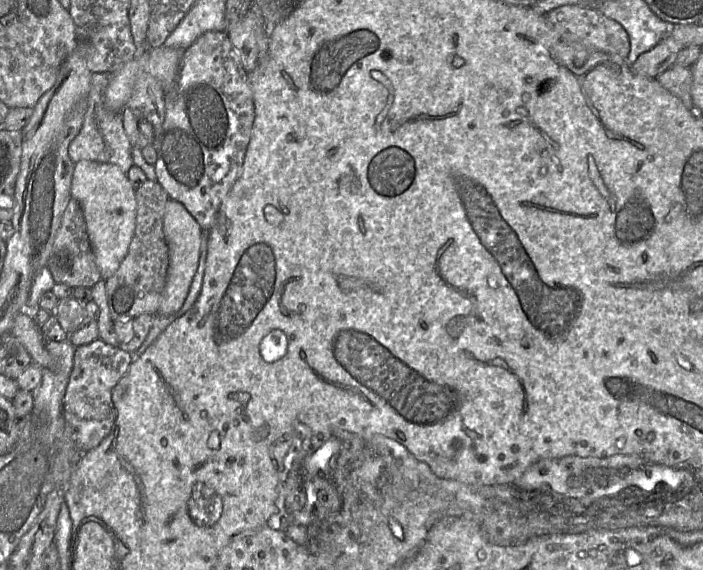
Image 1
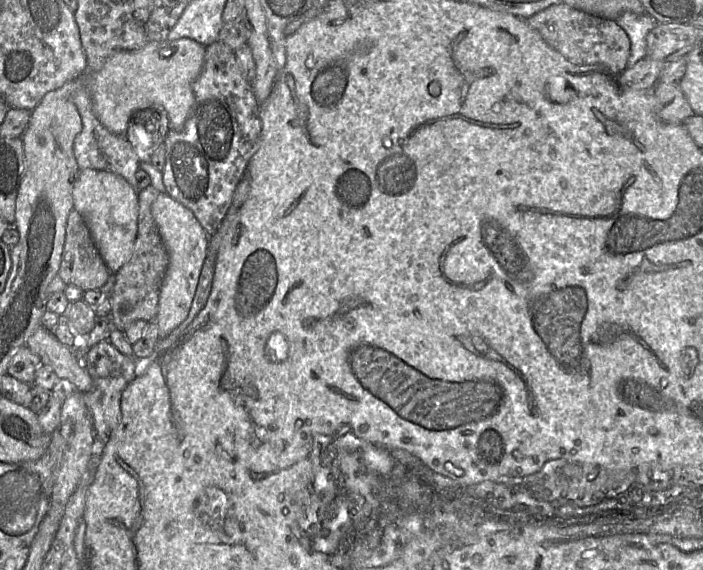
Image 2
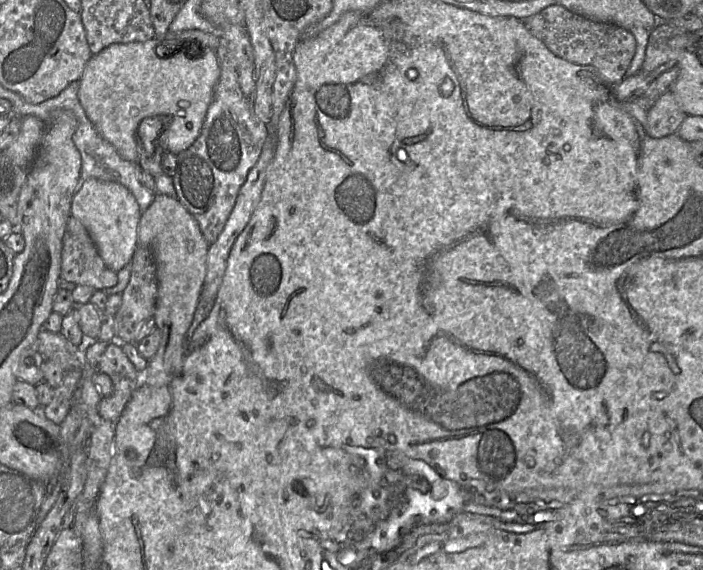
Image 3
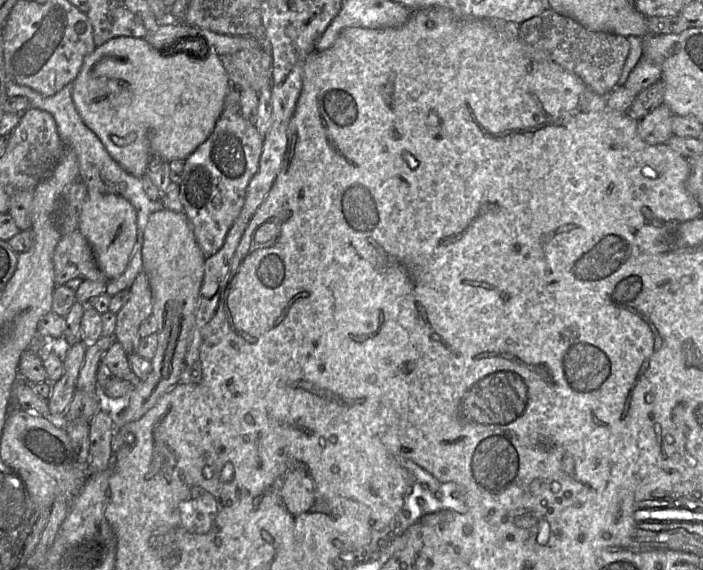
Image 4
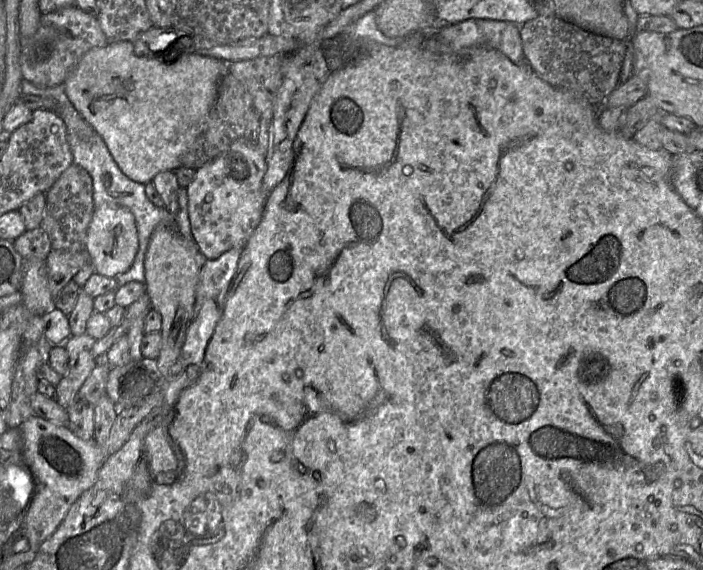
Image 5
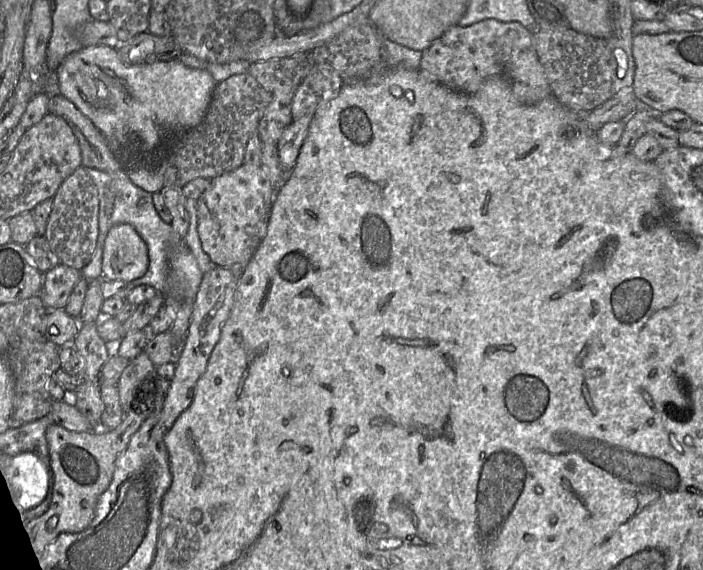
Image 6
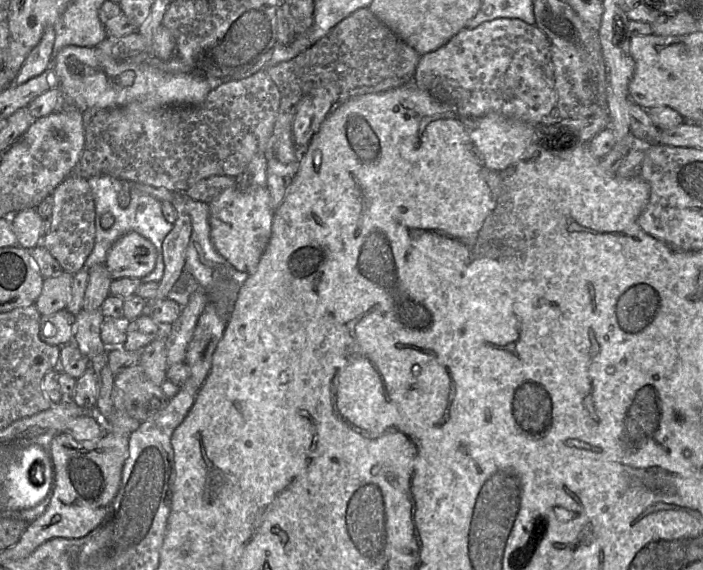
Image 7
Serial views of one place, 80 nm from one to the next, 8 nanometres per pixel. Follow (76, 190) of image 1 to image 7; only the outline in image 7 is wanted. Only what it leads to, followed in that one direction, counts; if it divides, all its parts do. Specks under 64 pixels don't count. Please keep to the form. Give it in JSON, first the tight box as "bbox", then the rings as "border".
{"bbox":[105,232,157,278],"border":[[[129,232],[113,243],[105,266],[111,277],[142,278],[155,267],[157,251],[154,245],[136,232]]]}

